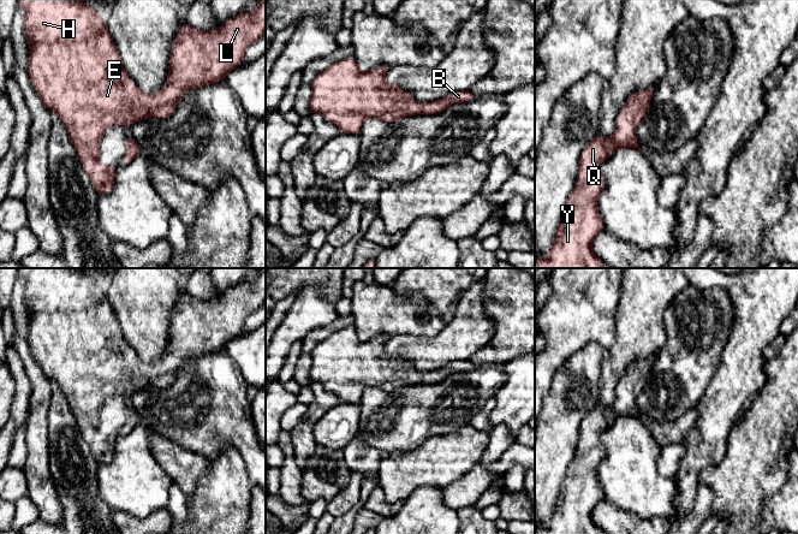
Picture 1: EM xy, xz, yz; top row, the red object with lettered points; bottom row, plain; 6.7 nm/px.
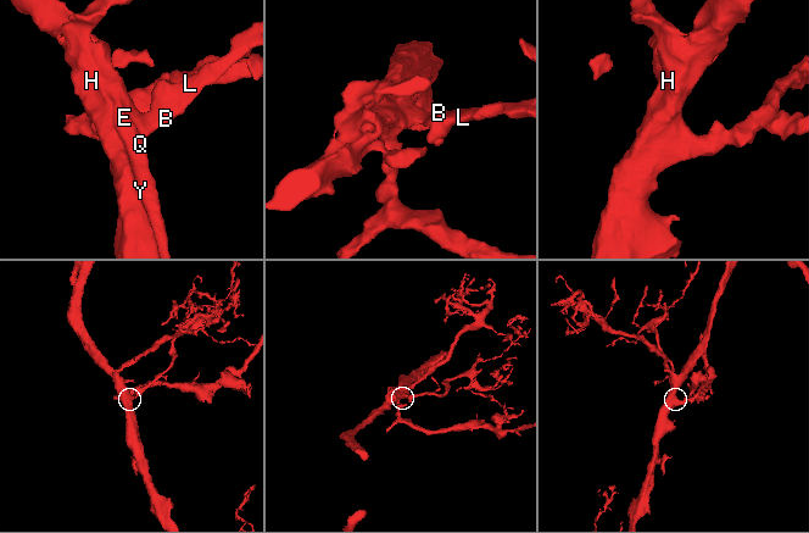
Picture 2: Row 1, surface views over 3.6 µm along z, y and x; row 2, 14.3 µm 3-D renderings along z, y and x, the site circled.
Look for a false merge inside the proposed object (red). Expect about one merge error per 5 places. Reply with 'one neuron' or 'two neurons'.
one neuron

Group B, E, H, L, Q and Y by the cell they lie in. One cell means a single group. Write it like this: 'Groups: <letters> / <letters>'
Groups: B E H L Q Y

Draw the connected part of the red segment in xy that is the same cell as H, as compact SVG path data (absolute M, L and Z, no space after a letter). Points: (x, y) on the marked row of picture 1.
M82 0L17 1L25 13L24 30L30 49L26 70L31 84L40 96L40 102L49 111L55 112L65 125L83 170L89 176L97 195L107 195L114 188L117 170L113 166L99 162L101 155L99 143L108 126L131 126L135 121L150 115L156 115L160 119L172 115L178 100L187 90L225 81L225 77L240 65L246 48L266 32L266 0L260 0L254 12L240 12L218 29L197 30L184 22L171 49L166 84L156 93L142 93L137 84L129 78L108 32L105 18L99 16L91 6L83 4Z

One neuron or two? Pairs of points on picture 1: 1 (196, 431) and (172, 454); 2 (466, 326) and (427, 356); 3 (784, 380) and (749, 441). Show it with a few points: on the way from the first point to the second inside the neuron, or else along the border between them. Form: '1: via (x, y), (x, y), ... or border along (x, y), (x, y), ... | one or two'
1: border along (155, 432), (206, 457) | two
2: via (457, 336), (445, 348), (436, 351) | one
3: via (784, 396), (773, 417), (764, 426) | one

